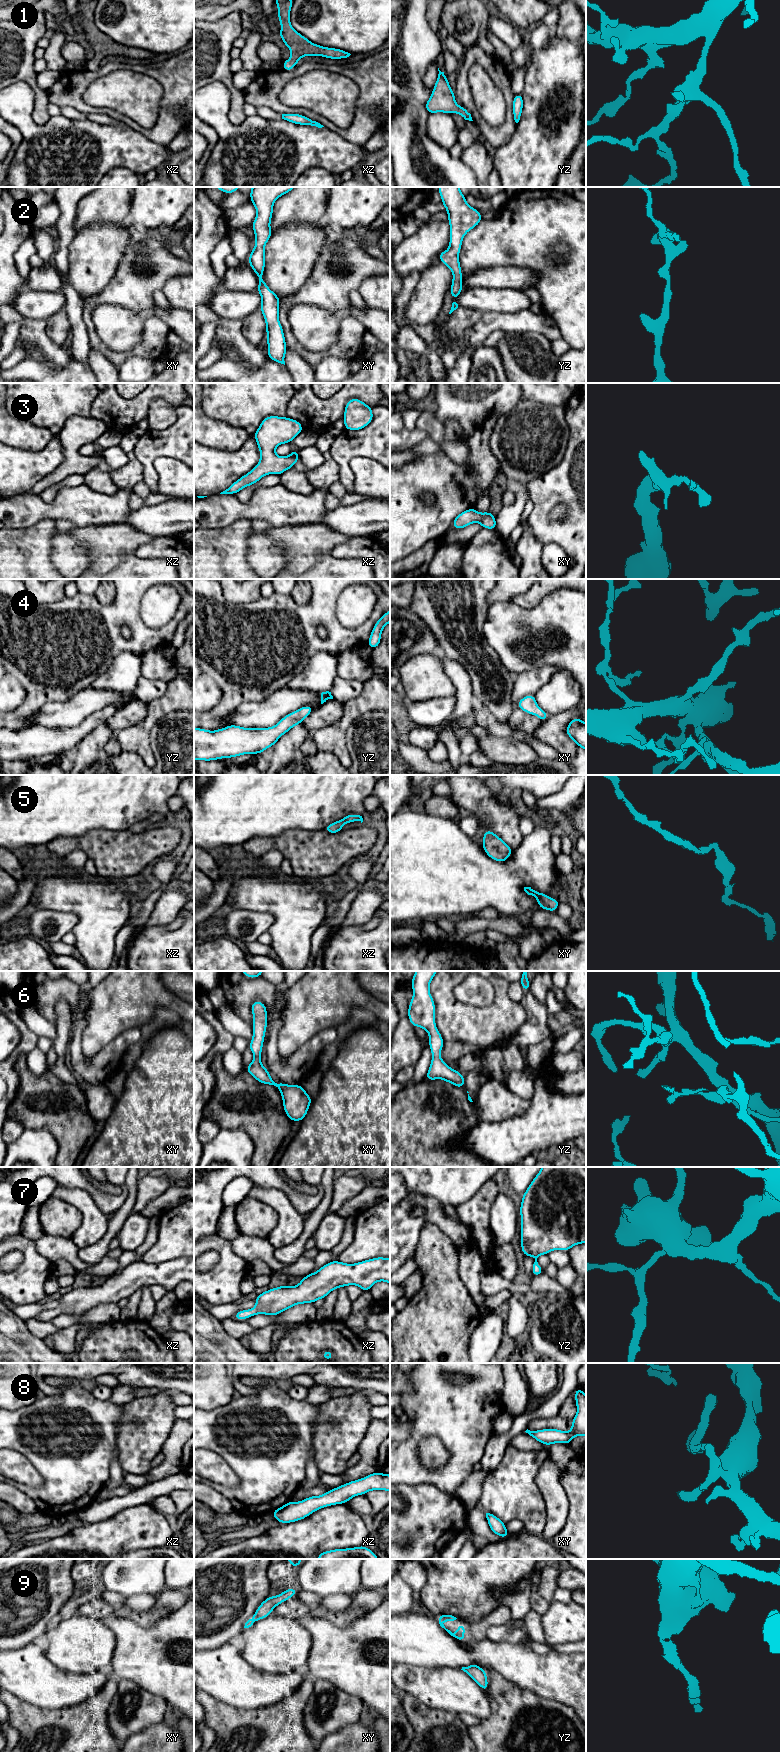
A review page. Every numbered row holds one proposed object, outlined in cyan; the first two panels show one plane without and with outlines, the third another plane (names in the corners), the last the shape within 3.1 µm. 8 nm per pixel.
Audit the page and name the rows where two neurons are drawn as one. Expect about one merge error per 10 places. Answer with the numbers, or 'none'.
none

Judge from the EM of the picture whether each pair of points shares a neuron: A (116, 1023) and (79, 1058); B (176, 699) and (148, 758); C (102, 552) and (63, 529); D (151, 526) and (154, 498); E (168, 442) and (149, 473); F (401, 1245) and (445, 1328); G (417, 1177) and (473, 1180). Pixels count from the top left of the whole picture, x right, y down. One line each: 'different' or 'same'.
A: different
B: same
C: different
D: different
E: same
F: different
G: same

